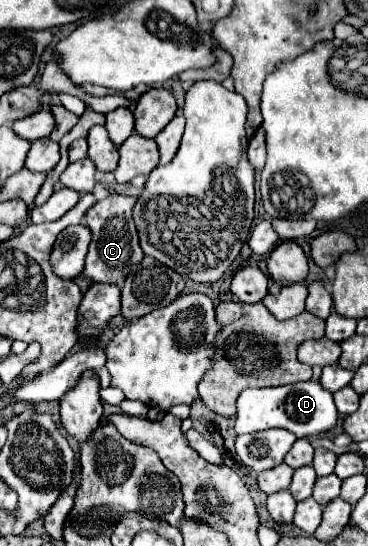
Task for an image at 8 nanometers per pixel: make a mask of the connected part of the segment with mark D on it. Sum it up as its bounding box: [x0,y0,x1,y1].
[236,381,338,437]

